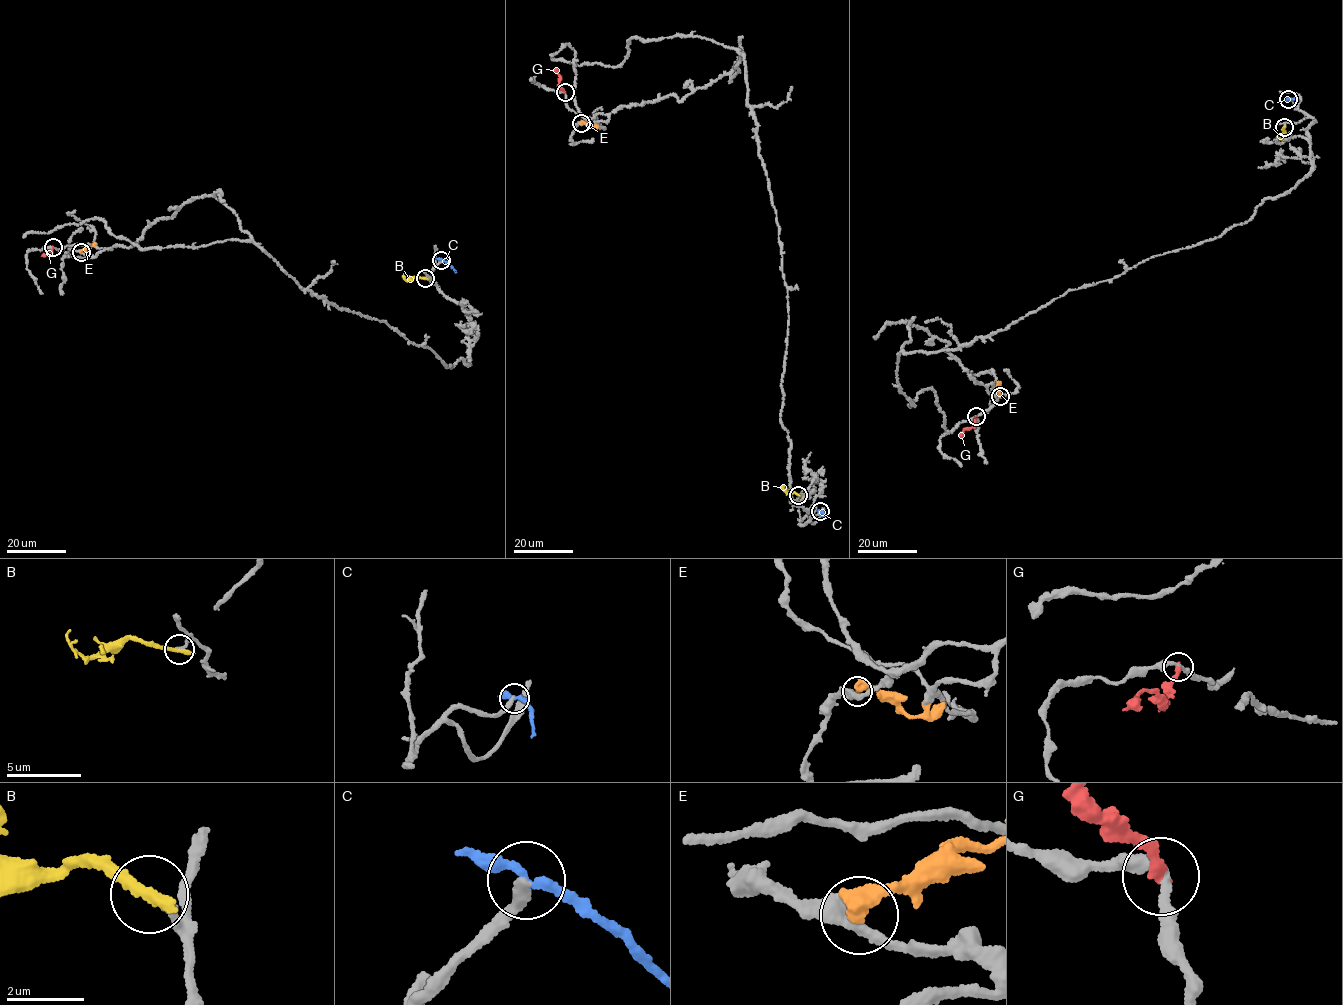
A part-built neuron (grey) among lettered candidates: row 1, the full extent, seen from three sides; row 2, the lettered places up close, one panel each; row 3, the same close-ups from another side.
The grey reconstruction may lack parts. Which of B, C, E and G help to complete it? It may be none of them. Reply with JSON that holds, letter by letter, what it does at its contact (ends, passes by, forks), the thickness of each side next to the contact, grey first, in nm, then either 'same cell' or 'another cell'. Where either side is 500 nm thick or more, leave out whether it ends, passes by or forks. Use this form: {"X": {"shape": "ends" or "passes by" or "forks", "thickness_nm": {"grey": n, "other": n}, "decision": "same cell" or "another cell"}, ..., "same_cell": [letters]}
{"B": {"shape": "ends", "thickness_nm": {"grey": 180, "other": 360}, "decision": "another cell"}, "C": {"shape": "passes by", "thickness_nm": {"grey": 300, "other": 240}, "decision": "another cell"}, "E": {"thickness_nm": {"grey": 360, "other": 550}, "decision": "another cell"}, "G": {"shape": "ends", "thickness_nm": {"grey": 260, "other": 300}, "decision": "another cell"}, "same_cell": []}

